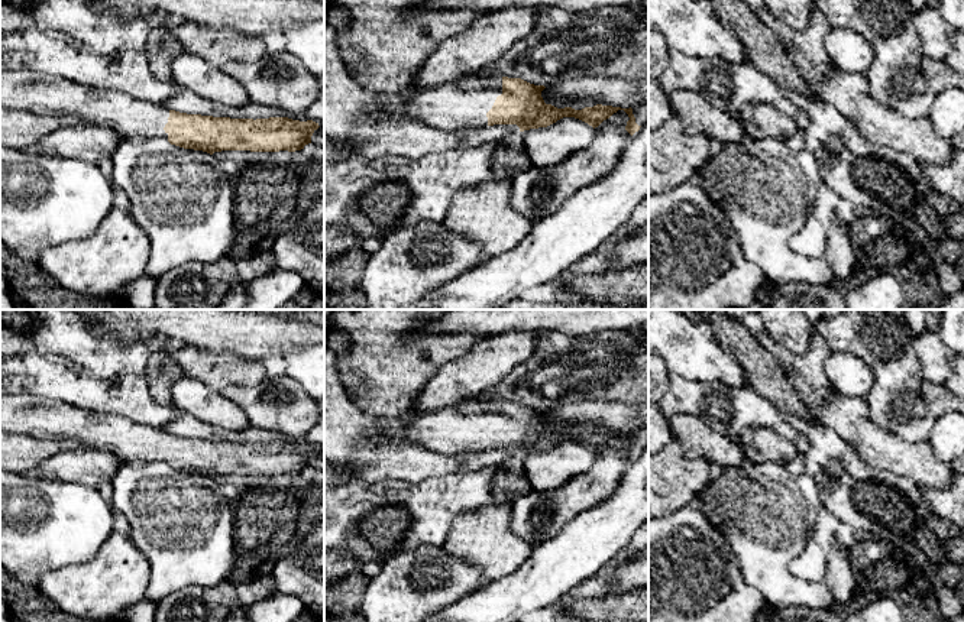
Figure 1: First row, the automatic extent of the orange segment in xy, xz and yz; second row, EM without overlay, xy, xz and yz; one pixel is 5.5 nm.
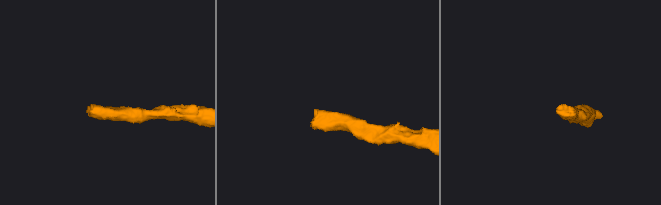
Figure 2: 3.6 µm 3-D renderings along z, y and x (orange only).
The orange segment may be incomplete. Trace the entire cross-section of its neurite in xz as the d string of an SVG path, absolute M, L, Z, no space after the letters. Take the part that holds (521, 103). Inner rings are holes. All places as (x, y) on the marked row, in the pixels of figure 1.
M482 75L463 78L449 84L414 90L410 94L401 94L402 119L417 120L423 124L446 132L456 132L466 127L486 127L494 124L517 124L520 132L524 132L530 129L547 127L563 117L579 119L595 129L618 110L624 110L630 117L625 130L633 136L641 127L635 123L631 107L621 108L596 104L582 110L575 110L572 107L557 108L544 103L541 97L541 91L544 88L544 85L534 85L521 78Z

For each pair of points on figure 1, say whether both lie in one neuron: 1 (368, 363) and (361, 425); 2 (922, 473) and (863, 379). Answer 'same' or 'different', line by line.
1: different
2: different

